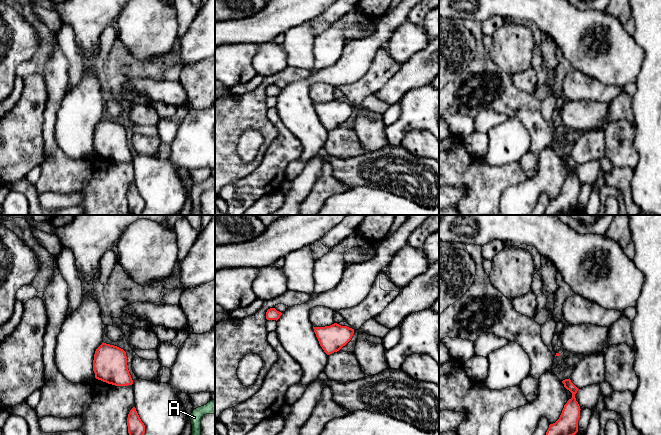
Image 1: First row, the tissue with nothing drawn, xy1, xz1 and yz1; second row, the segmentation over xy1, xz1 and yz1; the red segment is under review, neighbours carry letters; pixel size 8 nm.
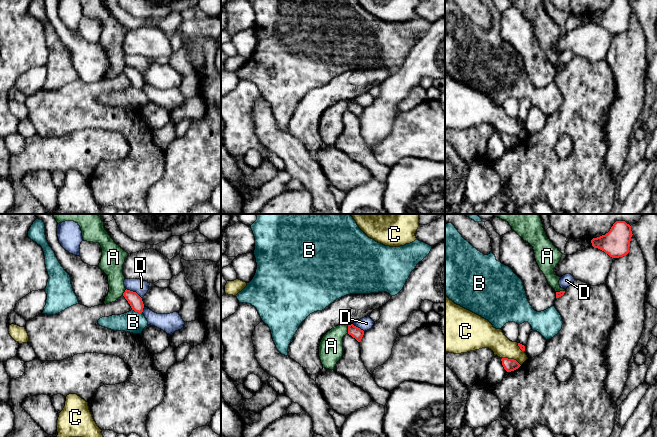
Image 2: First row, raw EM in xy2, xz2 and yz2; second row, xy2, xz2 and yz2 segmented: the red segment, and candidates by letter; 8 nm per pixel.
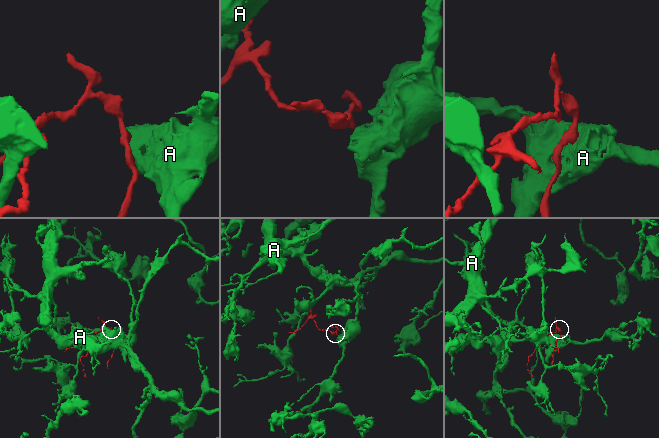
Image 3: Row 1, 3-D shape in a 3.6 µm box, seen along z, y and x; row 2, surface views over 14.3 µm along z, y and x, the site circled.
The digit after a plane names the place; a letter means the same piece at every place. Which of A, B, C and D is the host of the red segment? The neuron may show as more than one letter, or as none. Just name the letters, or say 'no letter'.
no letter

